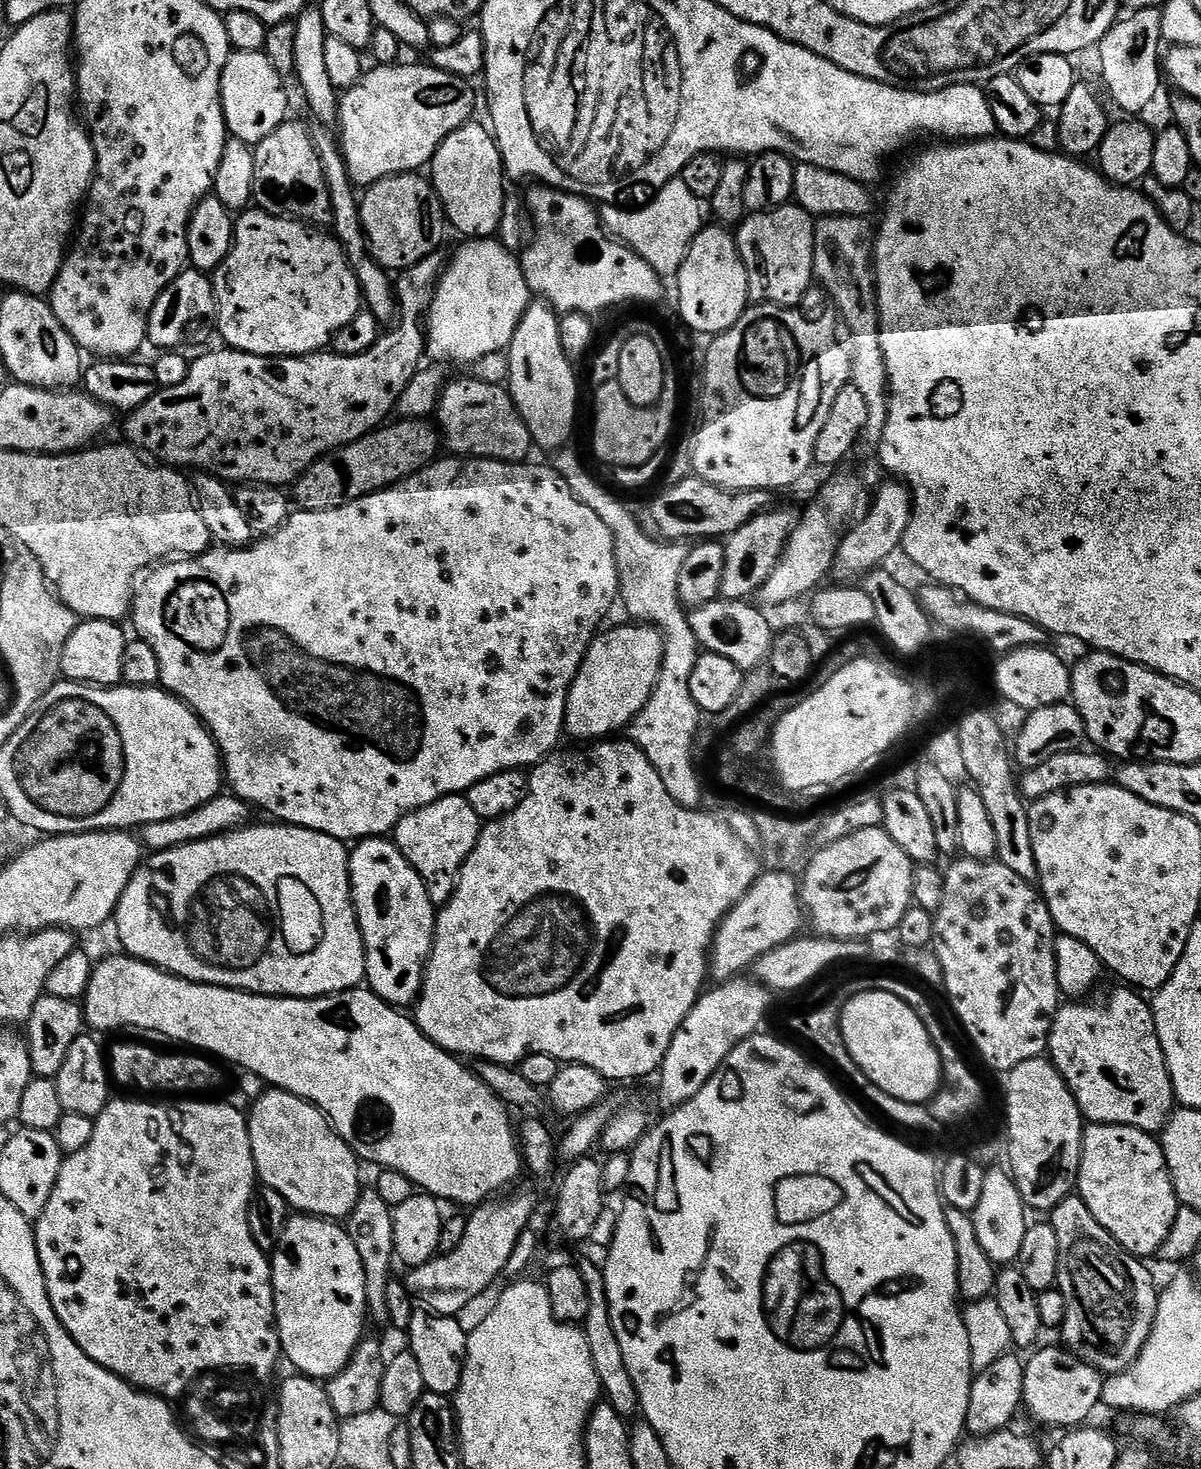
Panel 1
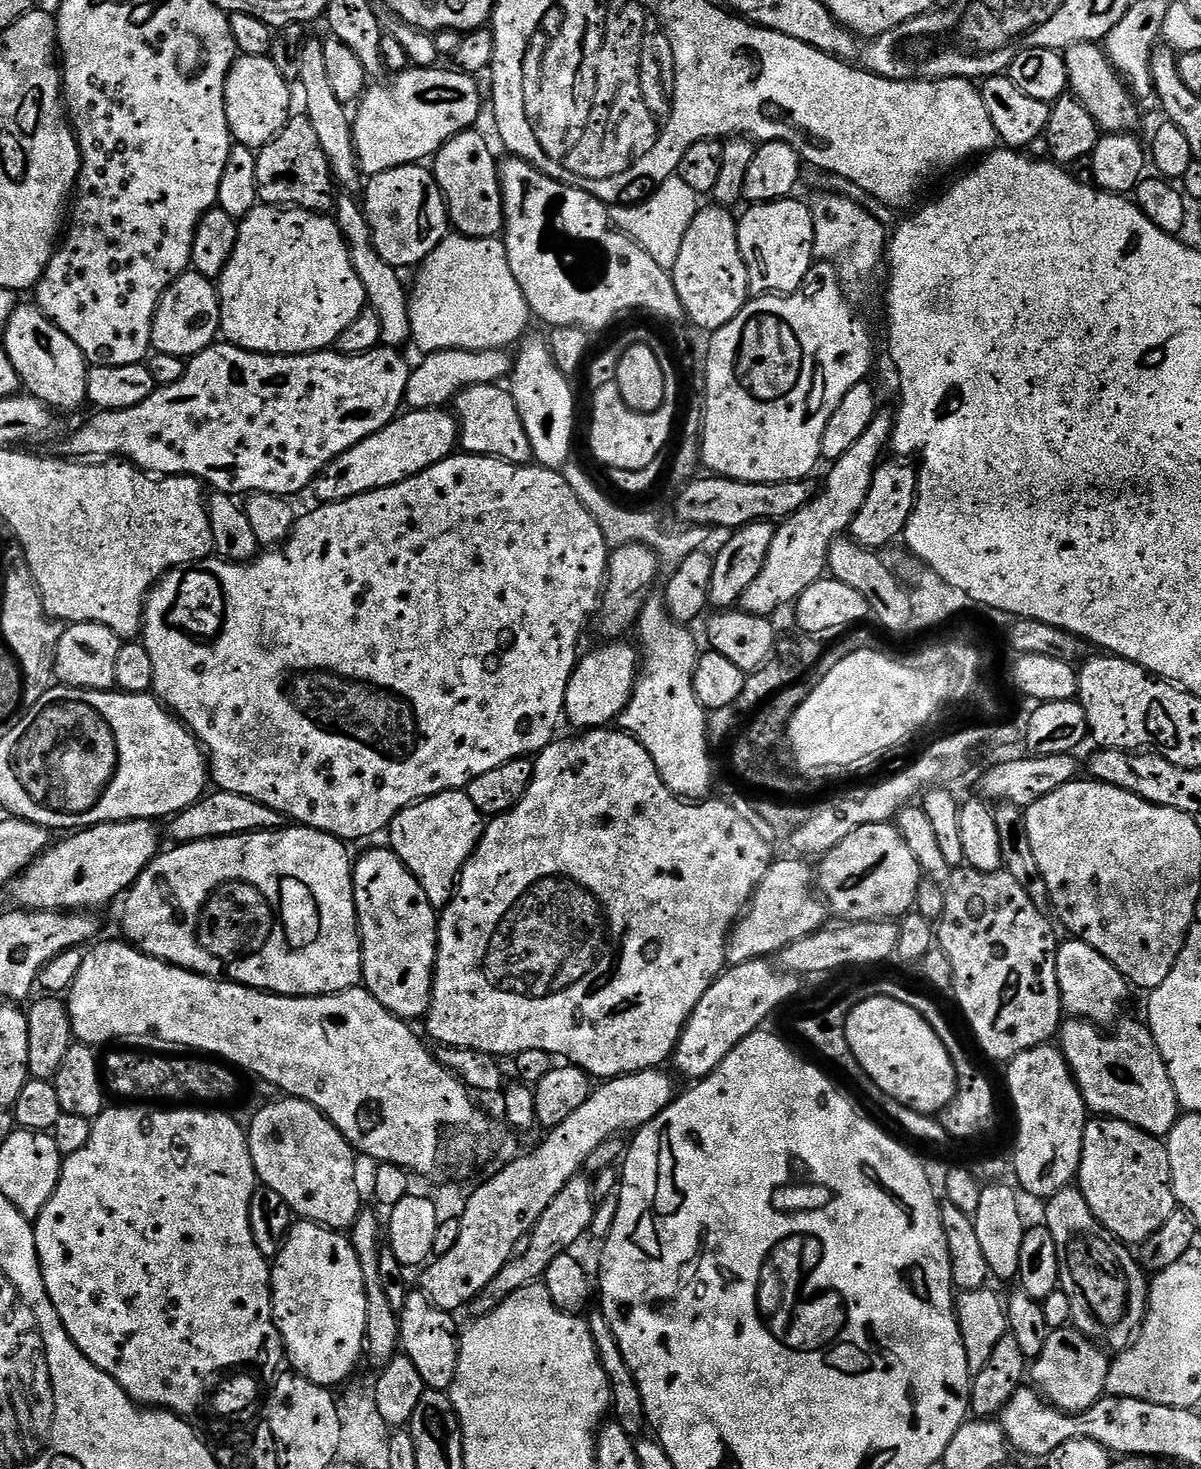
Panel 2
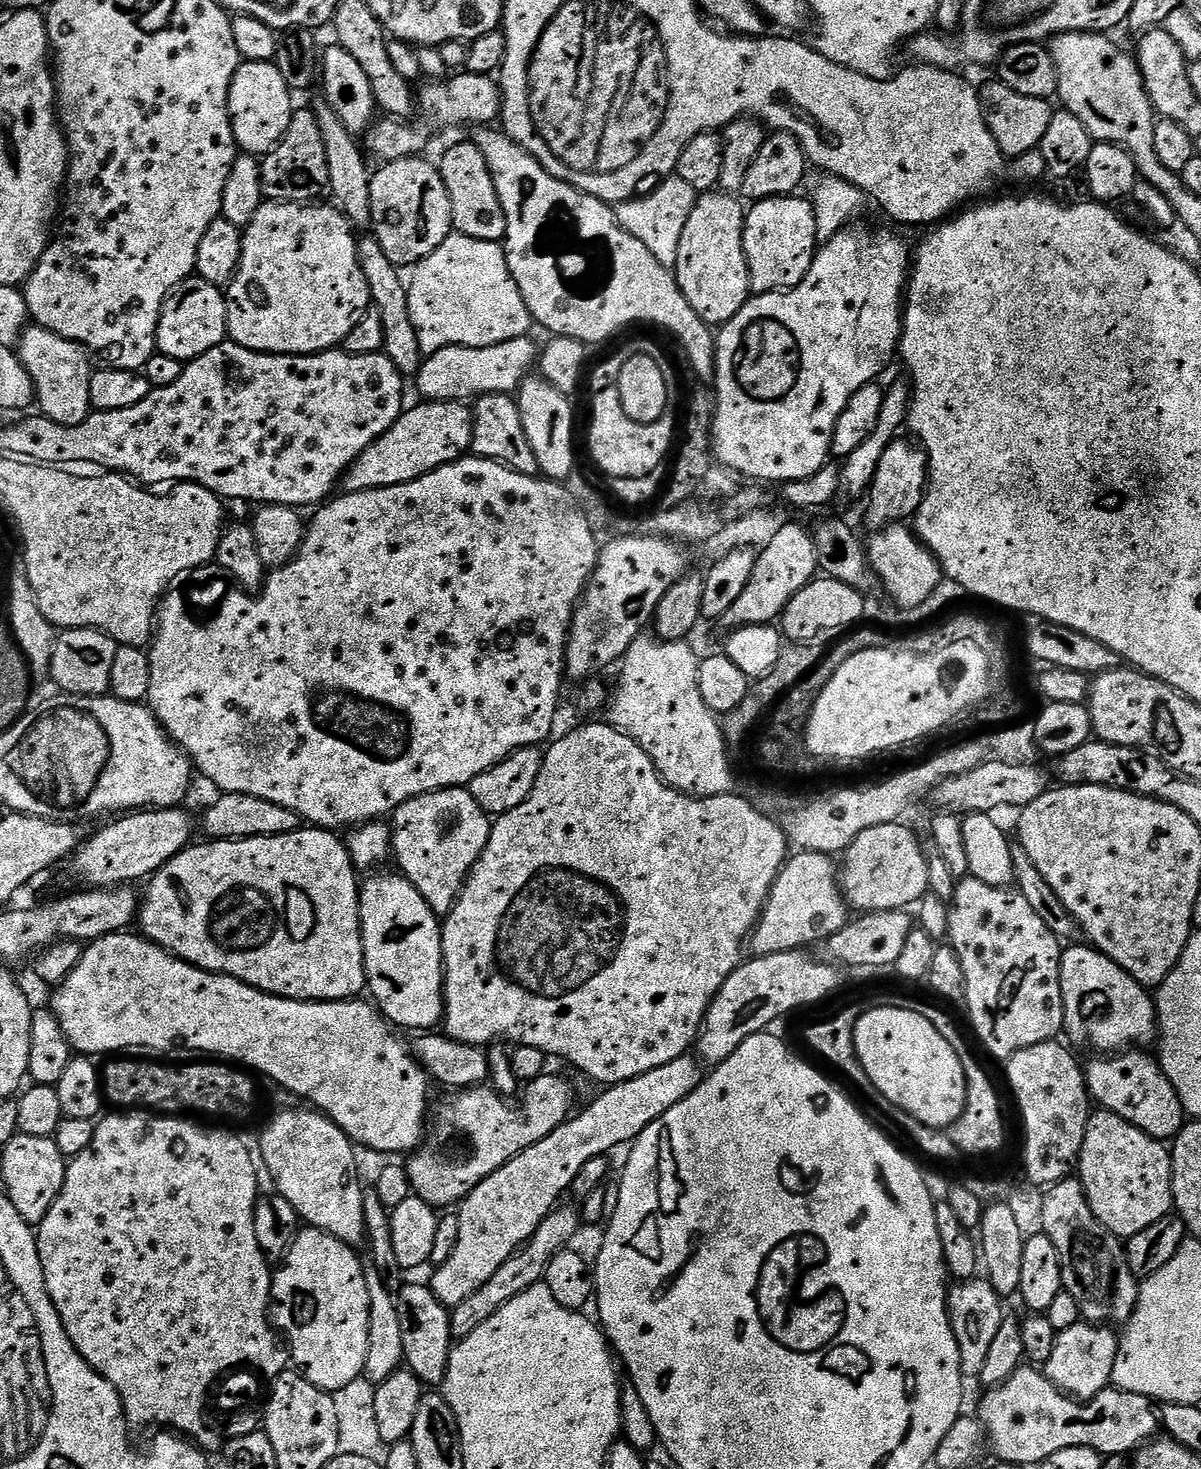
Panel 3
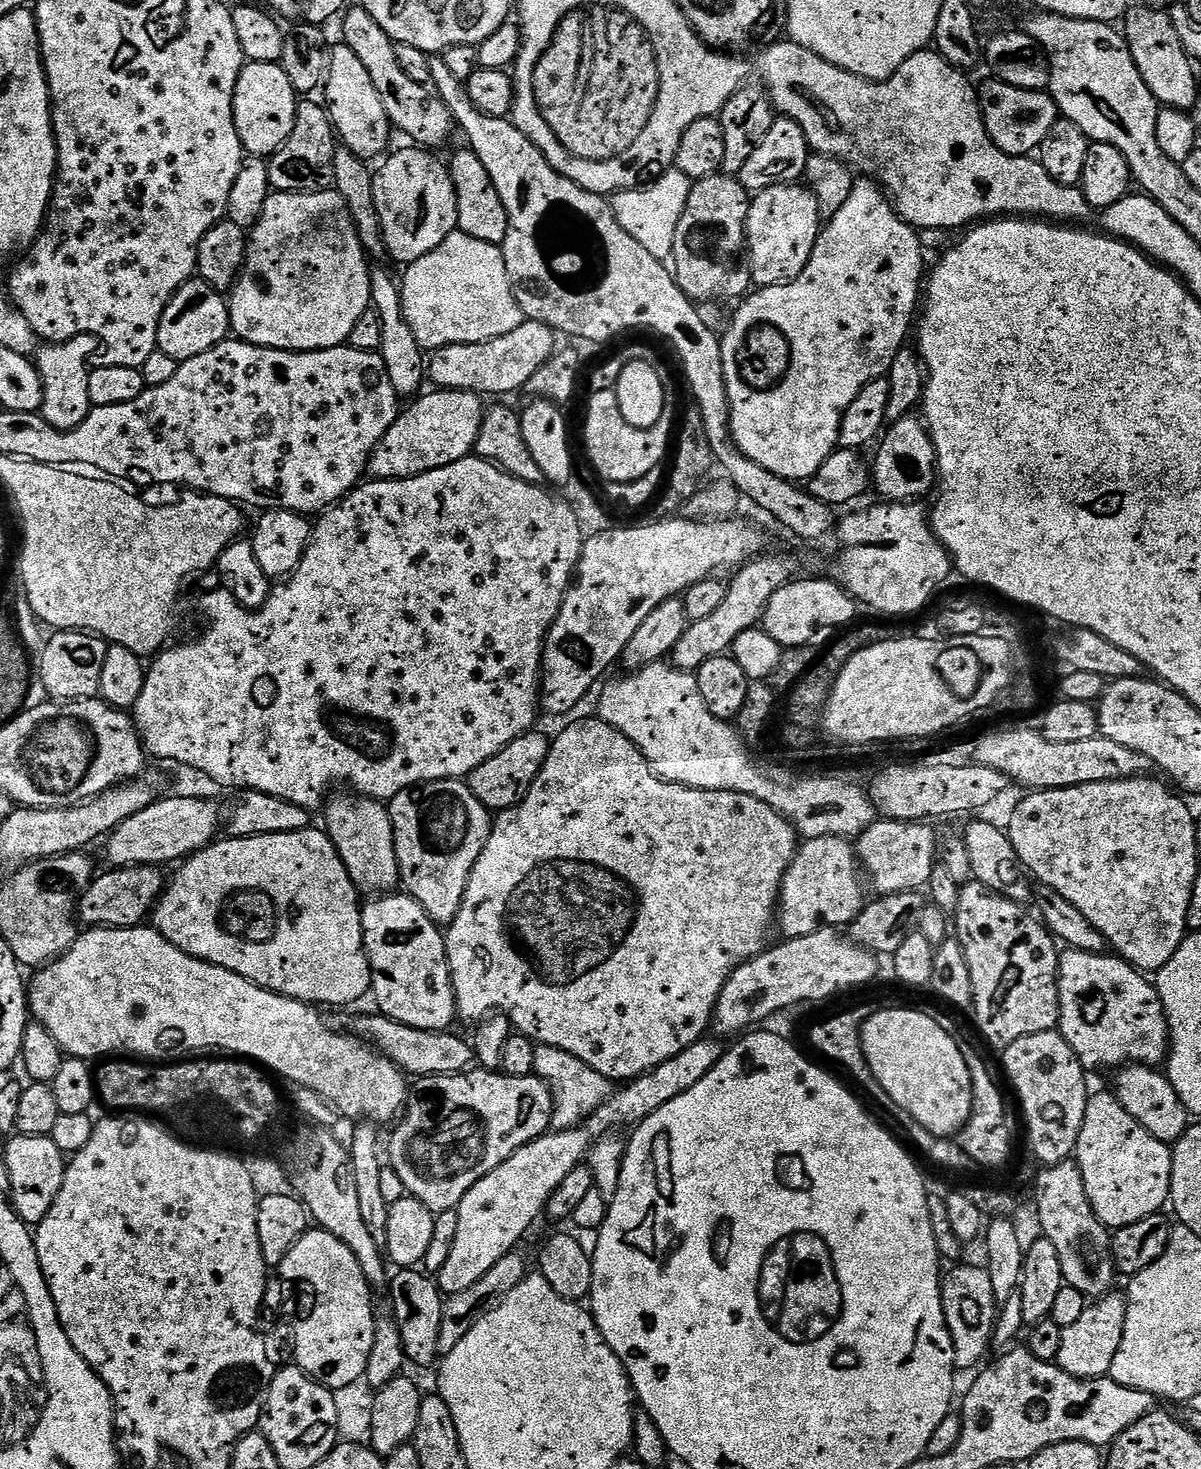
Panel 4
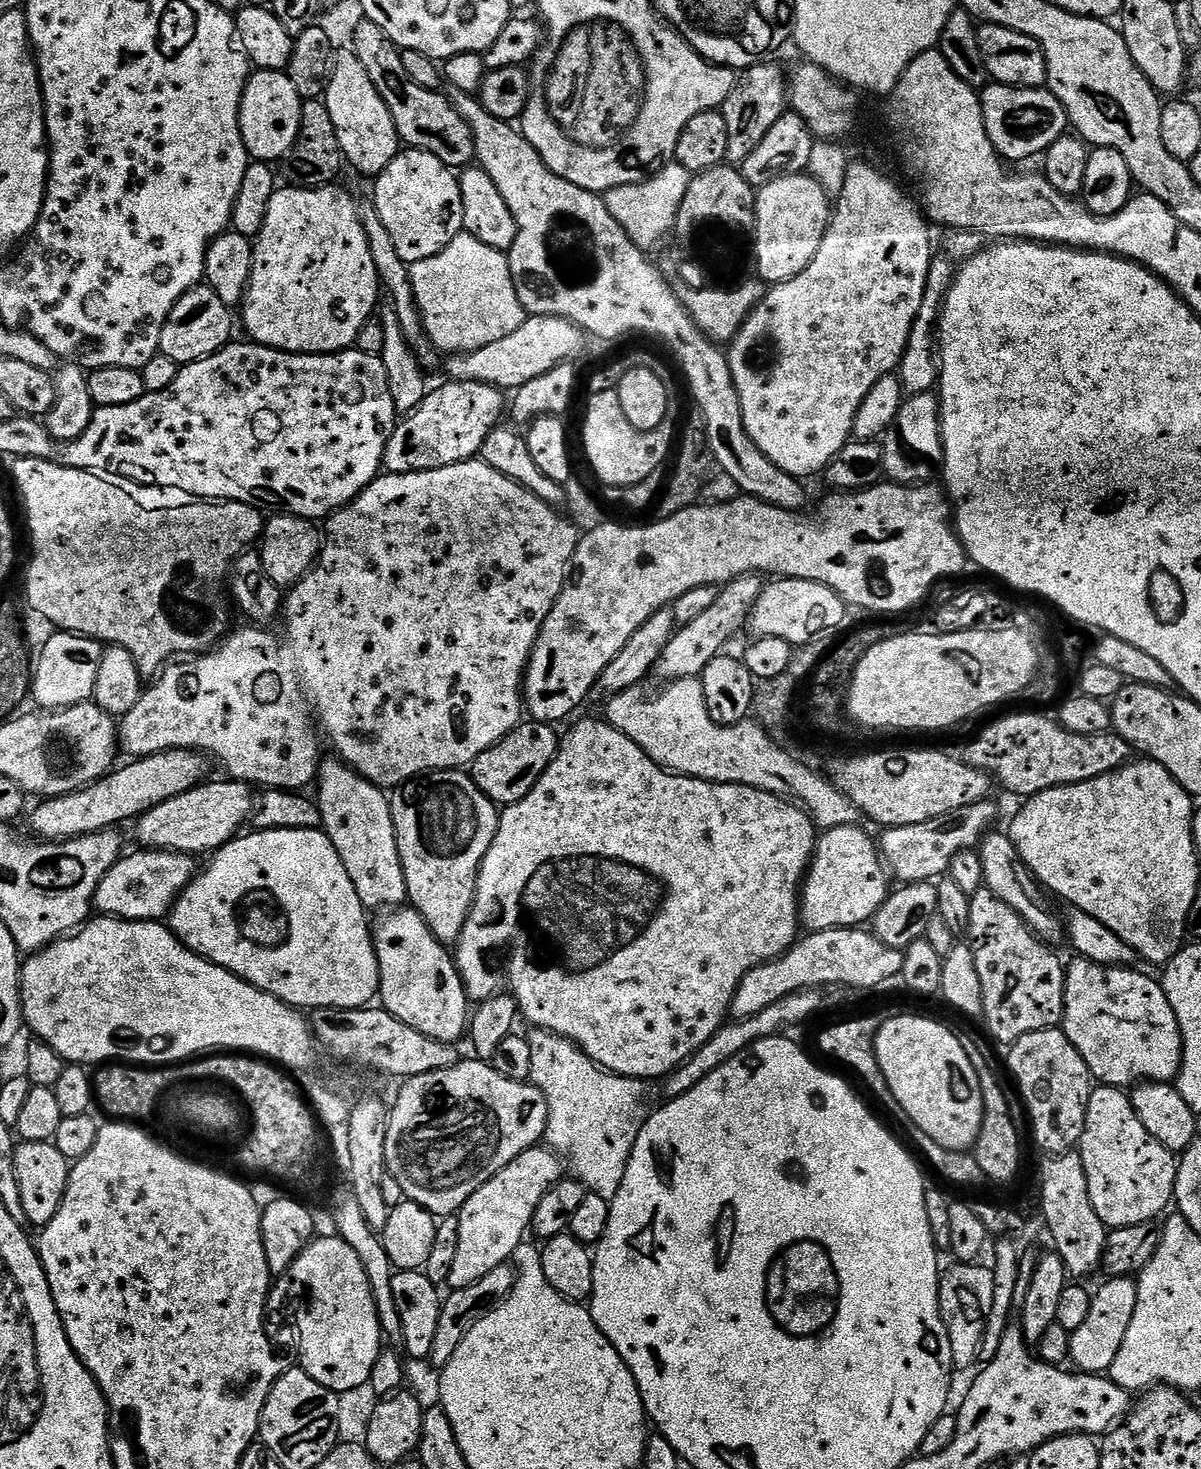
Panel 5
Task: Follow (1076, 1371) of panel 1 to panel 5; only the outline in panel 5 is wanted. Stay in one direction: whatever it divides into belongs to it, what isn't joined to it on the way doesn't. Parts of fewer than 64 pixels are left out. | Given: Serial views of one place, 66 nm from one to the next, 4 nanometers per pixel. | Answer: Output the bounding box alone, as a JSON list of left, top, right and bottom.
[1068,1276,1138,1374]

